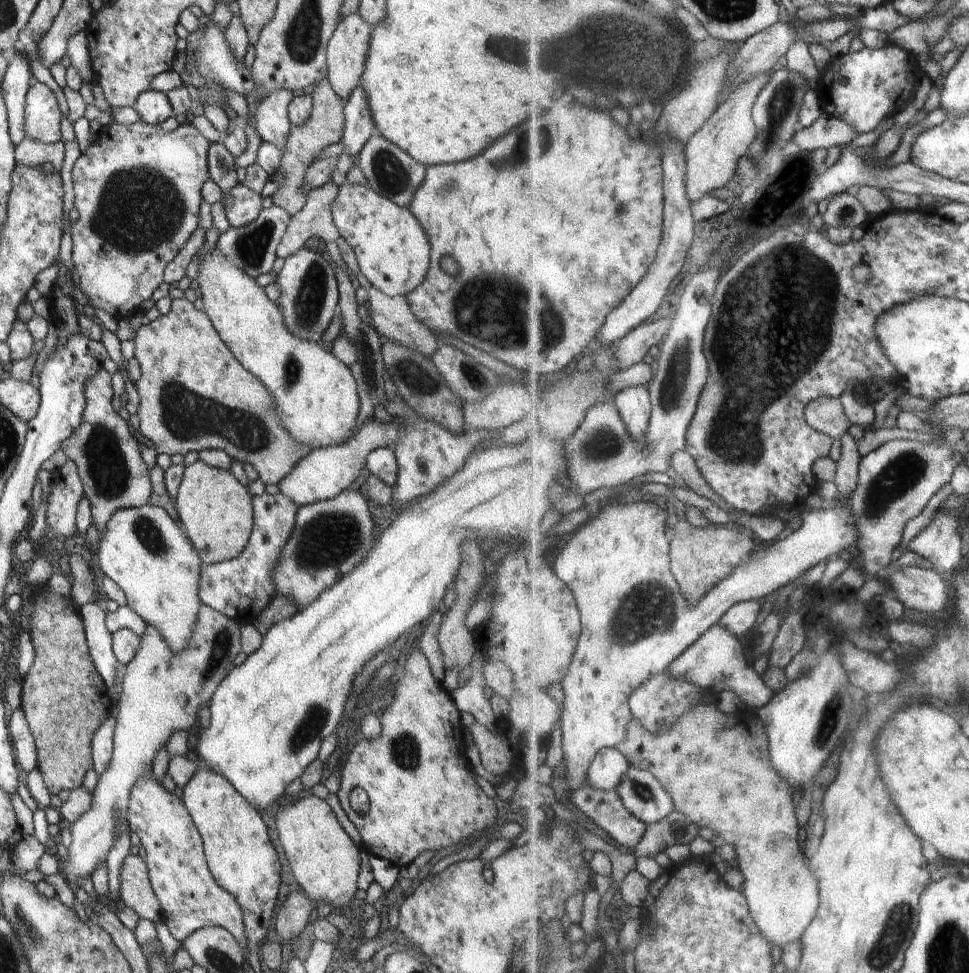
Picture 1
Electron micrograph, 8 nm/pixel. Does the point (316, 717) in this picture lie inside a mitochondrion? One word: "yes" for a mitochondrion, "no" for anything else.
yes

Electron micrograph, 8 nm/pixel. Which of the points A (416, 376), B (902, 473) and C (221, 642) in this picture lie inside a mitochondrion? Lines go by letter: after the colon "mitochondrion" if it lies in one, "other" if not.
A: mitochondrion
B: mitochondrion
C: mitochondrion

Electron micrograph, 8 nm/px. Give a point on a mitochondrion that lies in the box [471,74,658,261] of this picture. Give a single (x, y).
(540, 136)

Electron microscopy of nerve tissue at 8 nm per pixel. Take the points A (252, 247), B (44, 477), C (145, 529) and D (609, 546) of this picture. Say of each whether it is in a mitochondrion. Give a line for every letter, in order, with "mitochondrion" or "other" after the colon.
A: mitochondrion
B: other
C: mitochondrion
D: other

